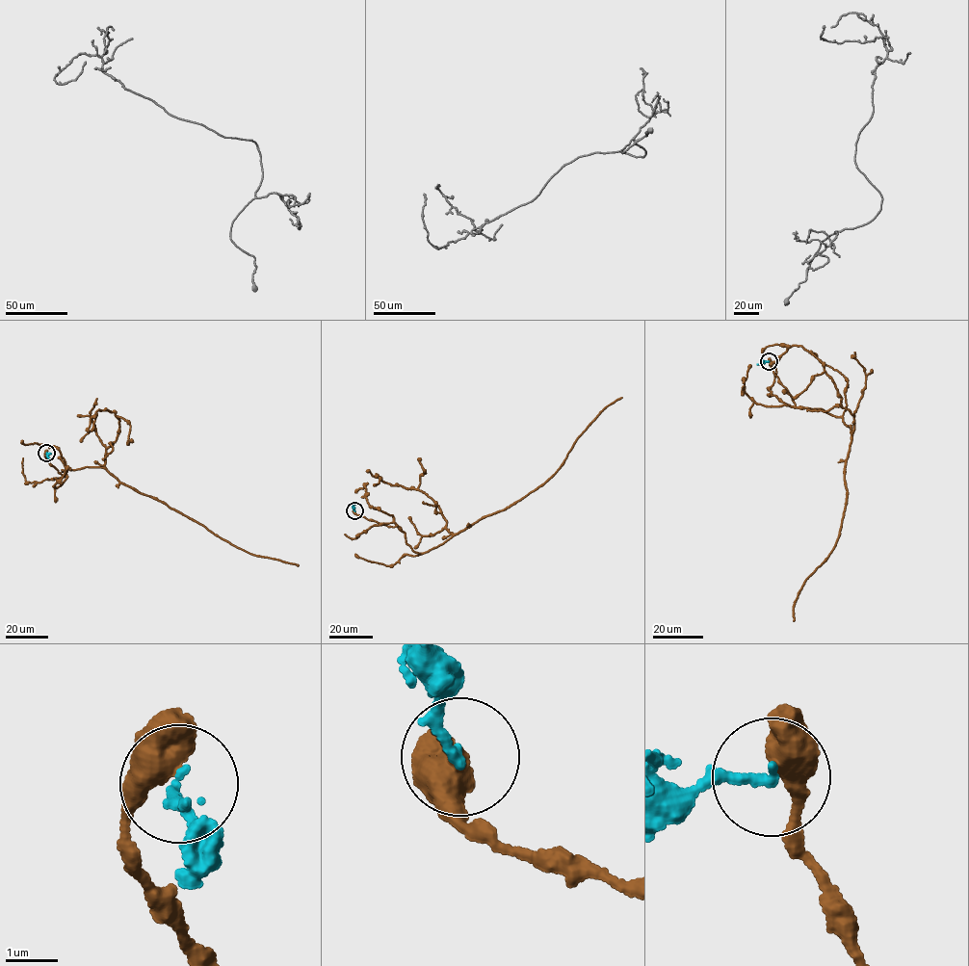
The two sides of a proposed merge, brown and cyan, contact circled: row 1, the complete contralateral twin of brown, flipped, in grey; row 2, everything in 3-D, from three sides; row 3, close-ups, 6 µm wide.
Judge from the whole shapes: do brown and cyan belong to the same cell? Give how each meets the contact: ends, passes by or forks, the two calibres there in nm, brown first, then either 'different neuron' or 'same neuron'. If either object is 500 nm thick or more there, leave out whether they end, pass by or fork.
550/190 nm | different neuron

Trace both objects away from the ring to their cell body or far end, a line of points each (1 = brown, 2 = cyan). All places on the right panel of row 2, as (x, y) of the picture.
1: (769, 361), (796, 407), (820, 408), (841, 417), (852, 435), (838, 538), (801, 586), (795, 620)
2: (769, 361), (757, 364)

